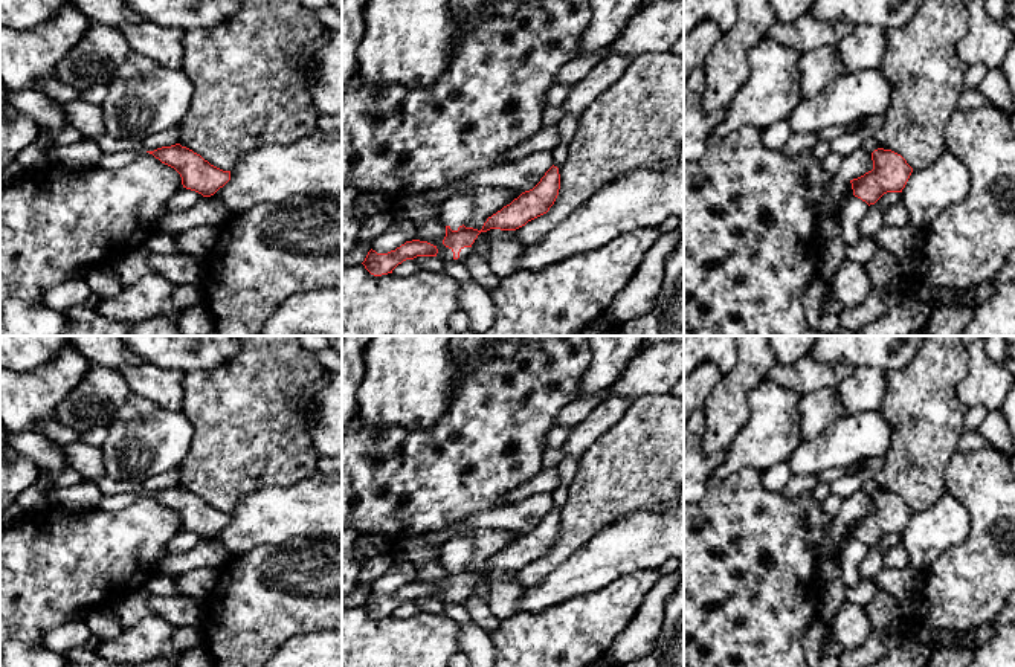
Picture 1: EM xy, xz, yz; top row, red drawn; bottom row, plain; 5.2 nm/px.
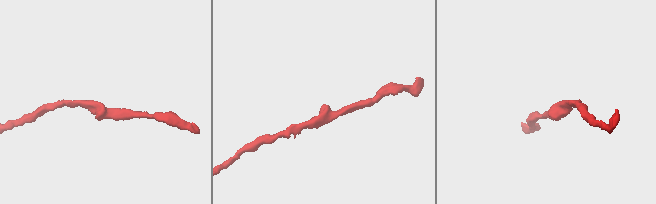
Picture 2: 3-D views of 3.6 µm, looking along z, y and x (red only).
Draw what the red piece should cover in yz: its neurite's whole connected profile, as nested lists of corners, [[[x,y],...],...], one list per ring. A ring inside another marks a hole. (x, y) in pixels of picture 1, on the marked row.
[[[875,150],[872,160],[872,171],[850,180],[853,195],[868,206],[875,205],[887,192],[902,192],[913,172],[907,160],[891,150]]]

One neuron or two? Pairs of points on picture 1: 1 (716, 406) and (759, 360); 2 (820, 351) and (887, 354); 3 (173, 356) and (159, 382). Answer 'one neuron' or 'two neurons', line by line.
1: one neuron
2: one neuron
3: two neurons

